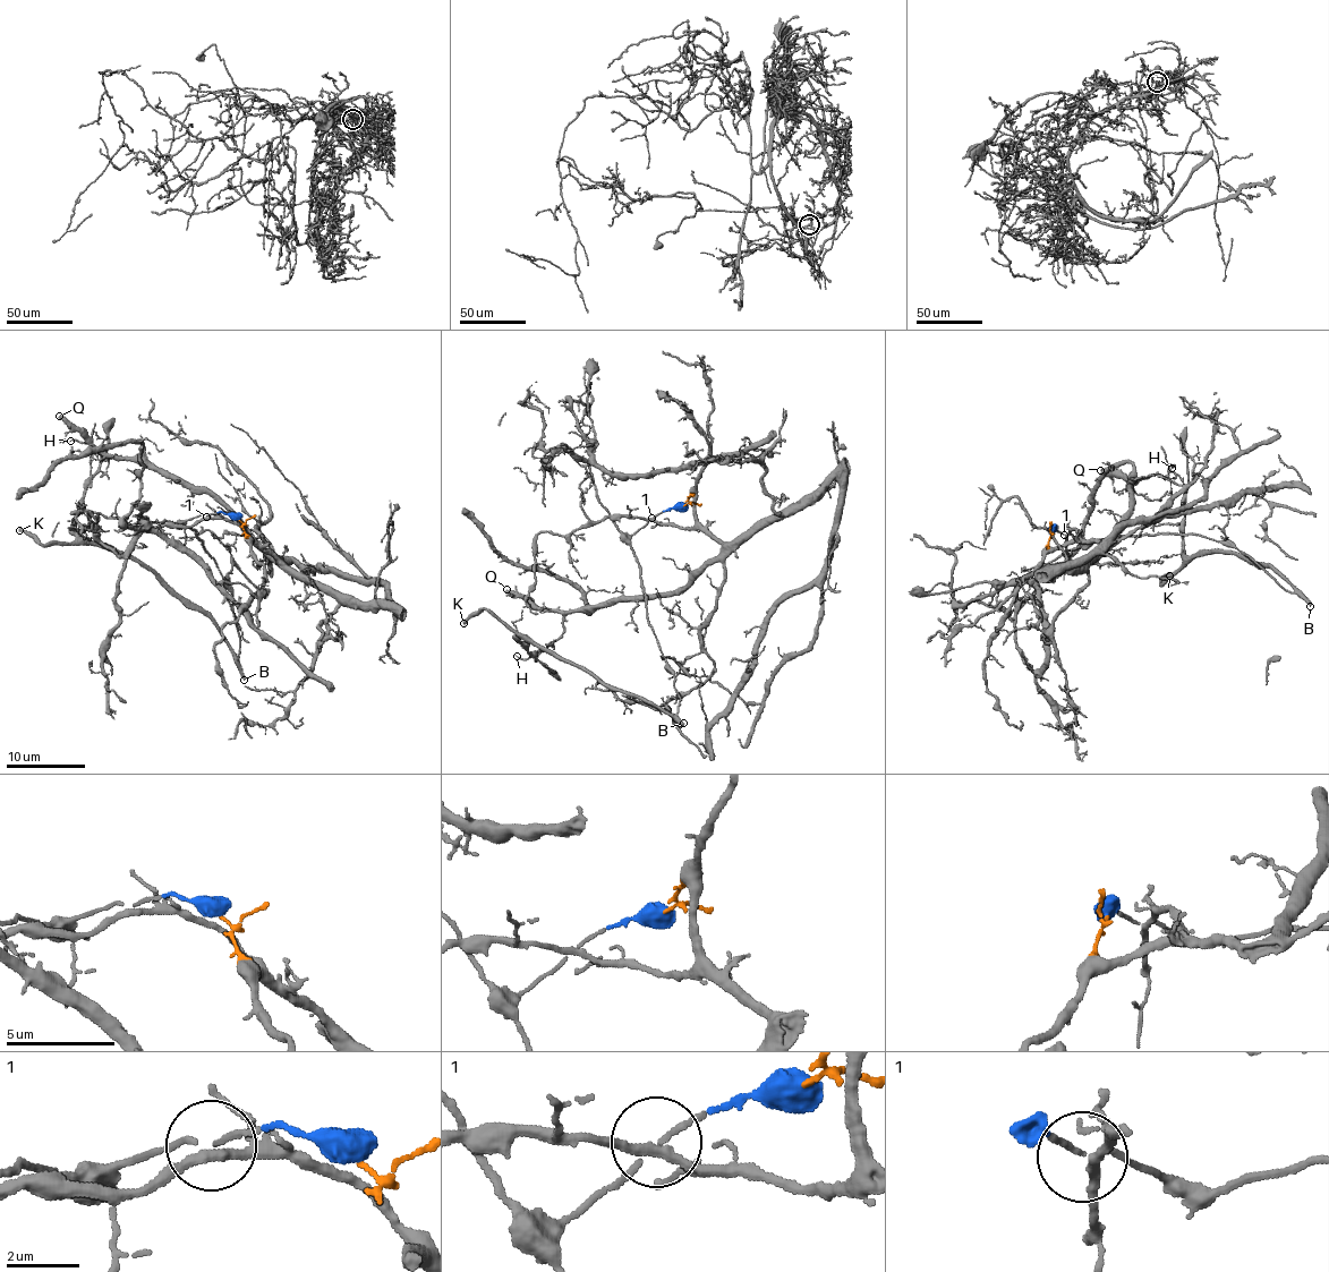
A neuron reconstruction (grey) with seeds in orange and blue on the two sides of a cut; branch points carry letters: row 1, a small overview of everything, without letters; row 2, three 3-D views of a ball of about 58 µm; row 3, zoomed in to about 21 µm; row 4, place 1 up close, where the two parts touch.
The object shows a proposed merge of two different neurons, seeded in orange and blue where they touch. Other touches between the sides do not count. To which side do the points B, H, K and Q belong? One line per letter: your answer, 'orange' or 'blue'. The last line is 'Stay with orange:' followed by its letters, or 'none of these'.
B: blue
H: orange
K: blue
Q: orange
Stay with orange: H, Q

